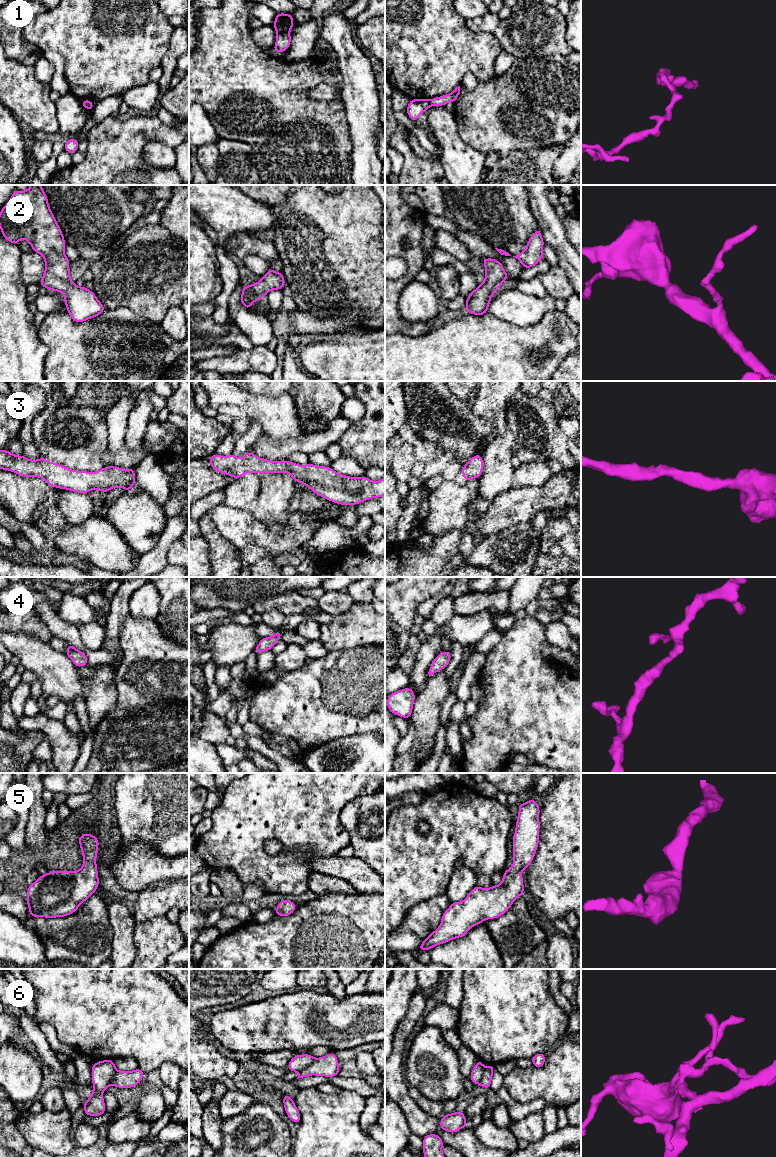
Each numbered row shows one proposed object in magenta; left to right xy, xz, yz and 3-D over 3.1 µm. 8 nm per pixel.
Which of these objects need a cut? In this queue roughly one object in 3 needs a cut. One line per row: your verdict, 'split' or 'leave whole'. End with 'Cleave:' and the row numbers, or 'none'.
1: split
2: leave whole
3: leave whole
4: leave whole
5: leave whole
6: split
Cleave: 1, 6

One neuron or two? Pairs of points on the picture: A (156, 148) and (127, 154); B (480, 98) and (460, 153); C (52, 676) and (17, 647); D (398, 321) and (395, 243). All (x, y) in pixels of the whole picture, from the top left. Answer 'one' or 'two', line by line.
A: two
B: two
C: one
D: one

